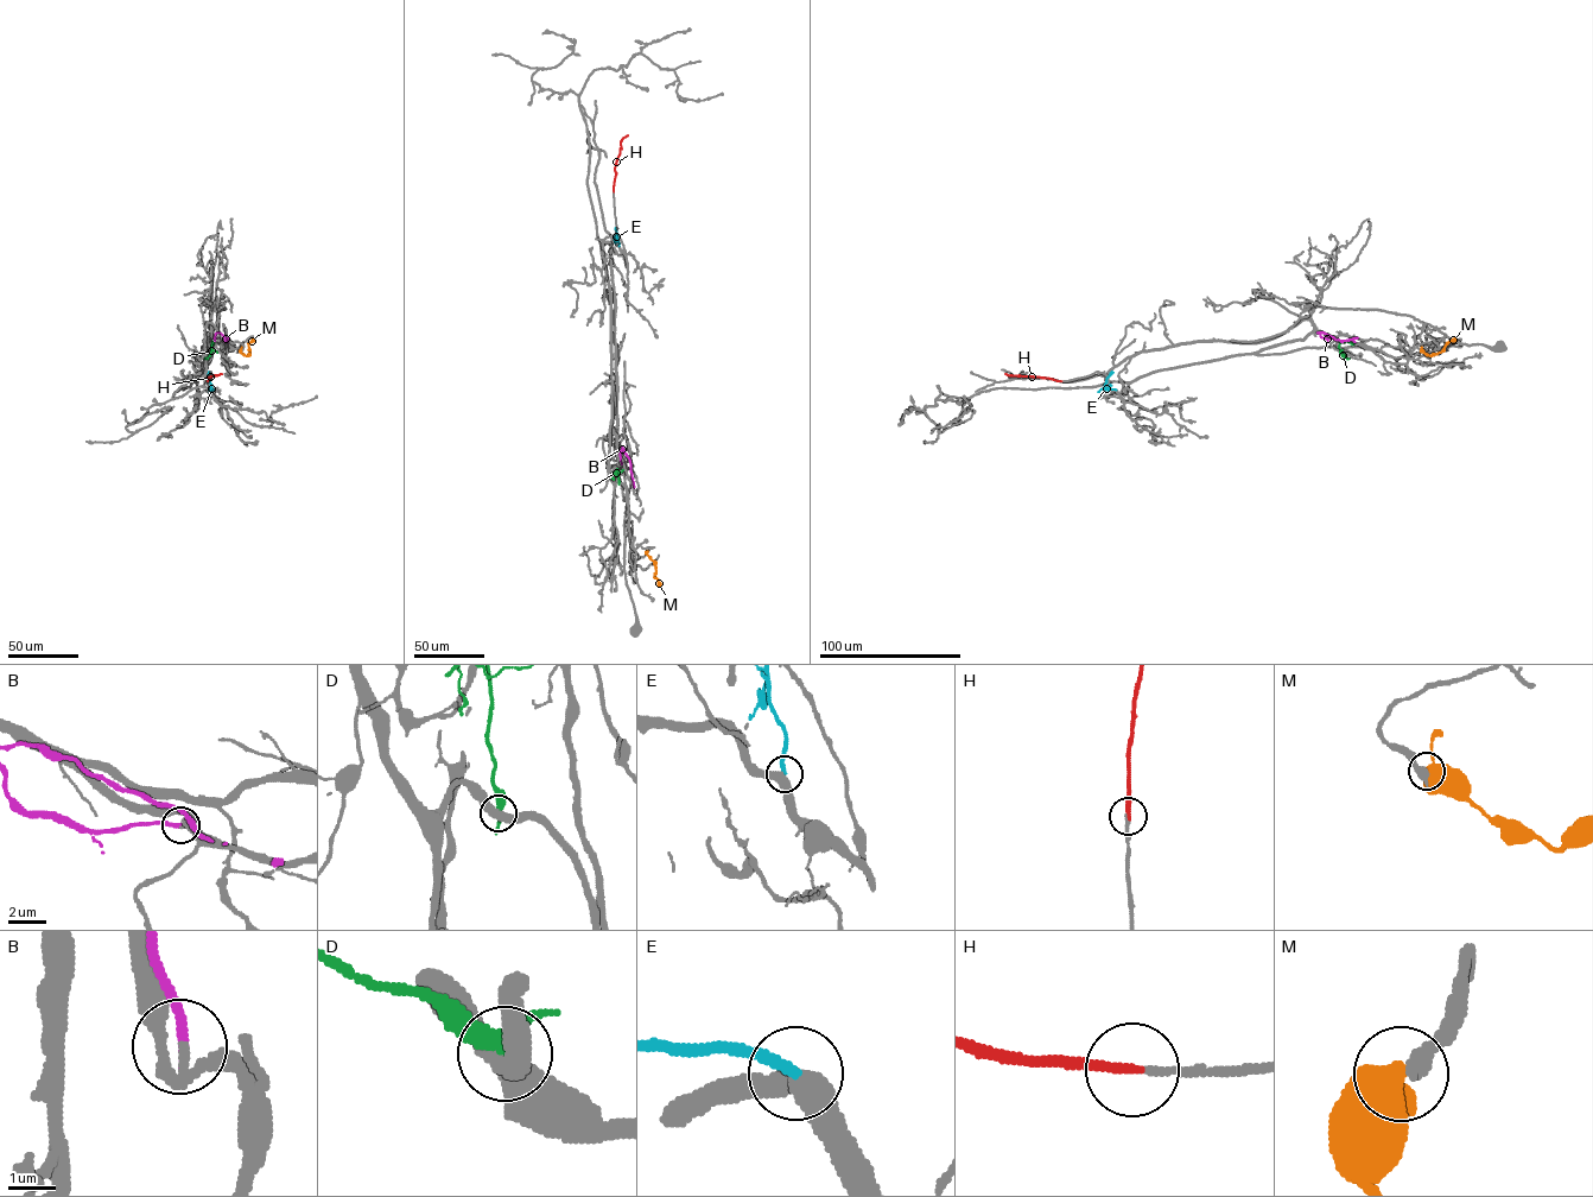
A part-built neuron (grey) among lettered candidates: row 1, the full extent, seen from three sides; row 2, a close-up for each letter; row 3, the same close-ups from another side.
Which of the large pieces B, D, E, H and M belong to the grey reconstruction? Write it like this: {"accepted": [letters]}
{"accepted": ["B", "H"]}

